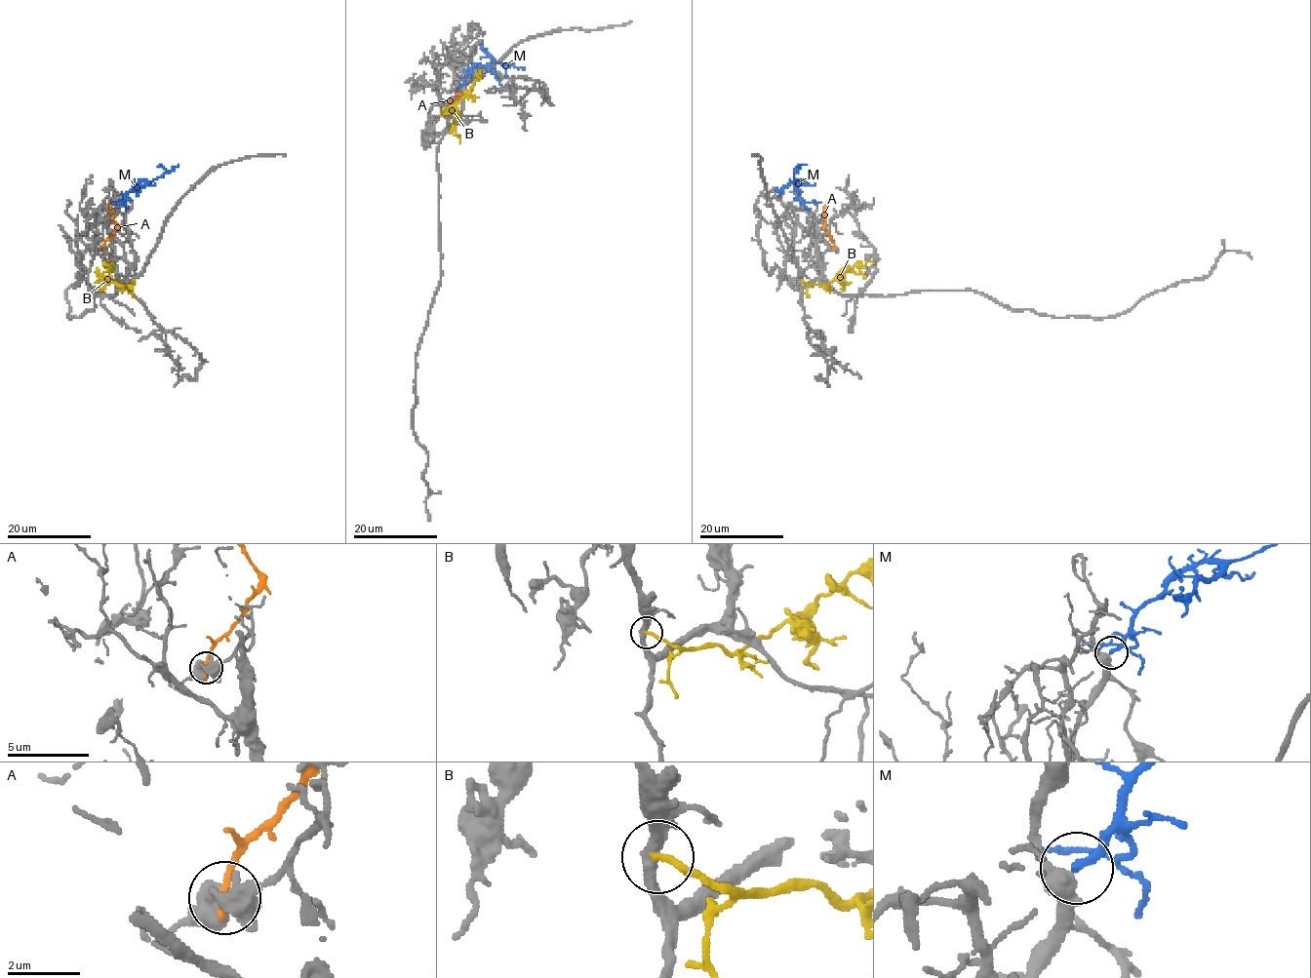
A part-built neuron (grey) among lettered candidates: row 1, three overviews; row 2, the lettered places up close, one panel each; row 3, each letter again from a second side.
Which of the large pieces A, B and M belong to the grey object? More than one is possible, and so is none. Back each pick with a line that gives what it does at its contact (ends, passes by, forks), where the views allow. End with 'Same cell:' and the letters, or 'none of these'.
M: it ends
Same cell: M

